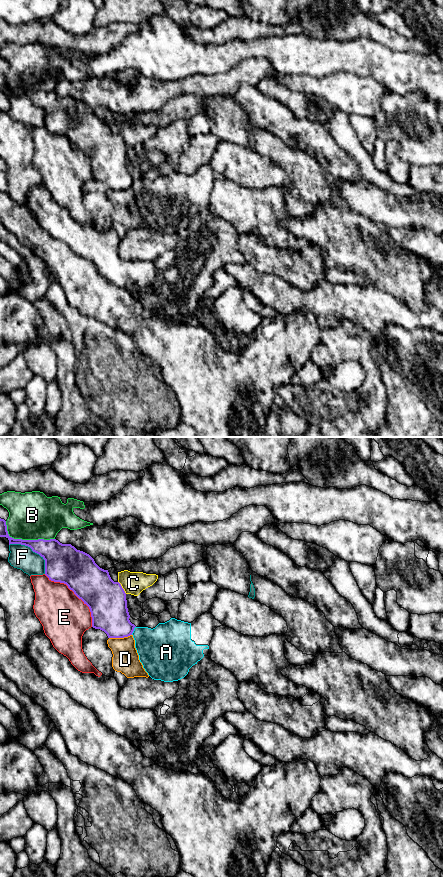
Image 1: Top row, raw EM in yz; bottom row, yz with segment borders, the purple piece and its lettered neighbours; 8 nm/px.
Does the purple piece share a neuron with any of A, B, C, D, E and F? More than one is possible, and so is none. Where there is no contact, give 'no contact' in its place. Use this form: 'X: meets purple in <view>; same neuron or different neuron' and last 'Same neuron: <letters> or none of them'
A: meets purple in yz; different neuron
B: meets purple in yz; different neuron
C: meets purple in yz; different neuron
D: meets purple in yz; different neuron
E: meets purple in yz; different neuron
F: meets purple in yz; different neuron
Same neuron: none of them

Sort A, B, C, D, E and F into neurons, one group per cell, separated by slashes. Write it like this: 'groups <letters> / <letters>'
groups A D / B / C / E / F

